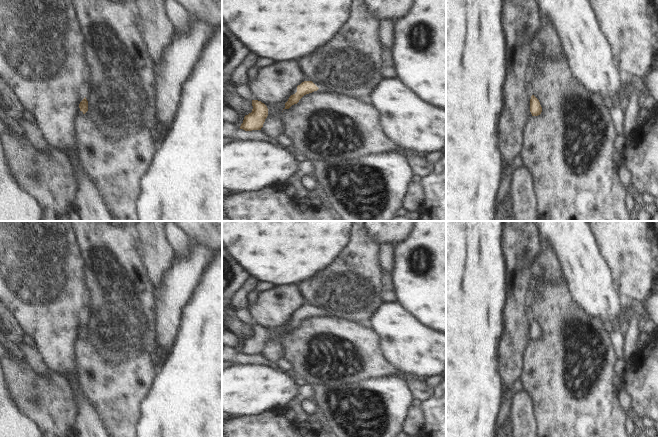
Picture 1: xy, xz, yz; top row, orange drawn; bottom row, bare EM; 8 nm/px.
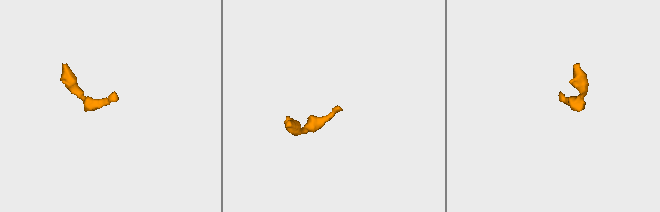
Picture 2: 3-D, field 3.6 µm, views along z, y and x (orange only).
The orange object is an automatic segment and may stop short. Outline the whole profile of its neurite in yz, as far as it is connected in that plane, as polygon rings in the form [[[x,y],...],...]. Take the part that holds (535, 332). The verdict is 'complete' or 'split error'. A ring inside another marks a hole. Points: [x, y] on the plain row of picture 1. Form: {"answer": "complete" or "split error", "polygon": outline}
{"answer": "complete", "polygon": [[[532,319],[530,323],[530,336],[532,340],[538,340],[542,336],[540,326],[534,319]]]}

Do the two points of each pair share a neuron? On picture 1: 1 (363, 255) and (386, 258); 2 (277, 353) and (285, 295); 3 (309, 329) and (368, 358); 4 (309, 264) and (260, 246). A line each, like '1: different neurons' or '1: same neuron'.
1: different neurons
2: same neuron
3: same neuron
4: same neuron

